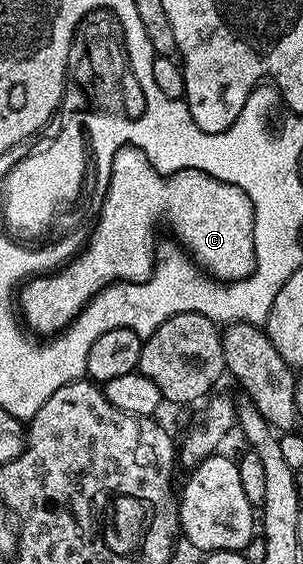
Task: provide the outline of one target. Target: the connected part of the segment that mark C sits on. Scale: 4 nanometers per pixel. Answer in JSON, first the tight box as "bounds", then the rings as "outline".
{"bounds":[18,148,256,337],"outline":[[[120,148],[112,159],[104,203],[99,205],[95,225],[81,252],[59,270],[33,275],[19,289],[18,312],[23,323],[33,333],[51,337],[63,332],[103,288],[117,282],[131,286],[149,280],[158,259],[156,227],[163,220],[180,239],[179,247],[211,279],[245,280],[256,271],[252,204],[238,186],[193,168],[165,174],[149,162],[146,153]]]}

